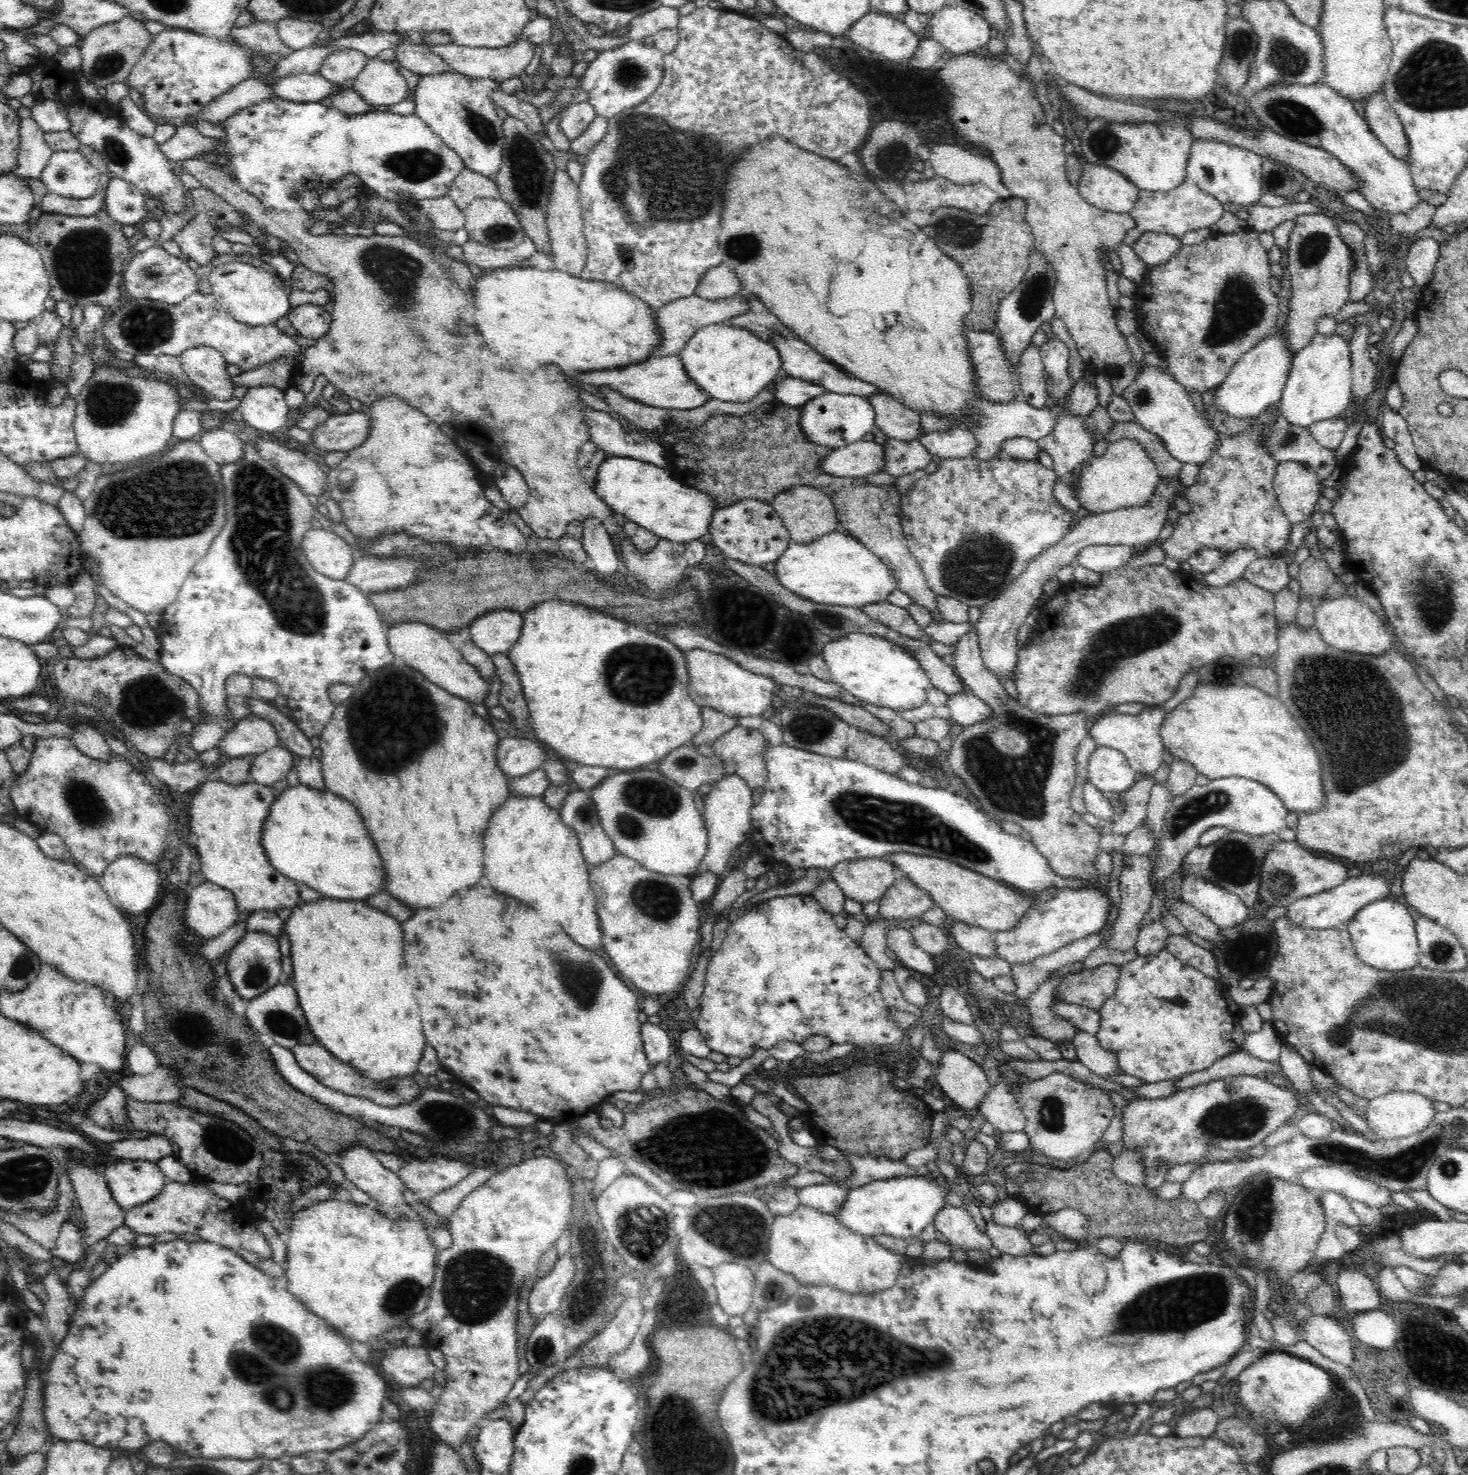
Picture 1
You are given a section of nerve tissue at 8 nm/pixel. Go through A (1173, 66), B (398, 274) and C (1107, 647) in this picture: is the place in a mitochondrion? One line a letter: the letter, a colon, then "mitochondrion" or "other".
A: other
B: mitochondrion
C: mitochondrion

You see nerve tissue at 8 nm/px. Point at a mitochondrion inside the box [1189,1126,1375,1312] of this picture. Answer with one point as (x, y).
(1255, 1215)

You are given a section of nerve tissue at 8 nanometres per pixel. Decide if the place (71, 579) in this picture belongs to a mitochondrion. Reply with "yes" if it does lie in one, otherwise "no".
no

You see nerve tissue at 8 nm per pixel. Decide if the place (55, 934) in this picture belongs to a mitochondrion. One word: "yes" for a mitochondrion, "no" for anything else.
no

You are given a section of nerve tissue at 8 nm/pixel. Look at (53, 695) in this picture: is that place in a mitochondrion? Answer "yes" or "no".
no

